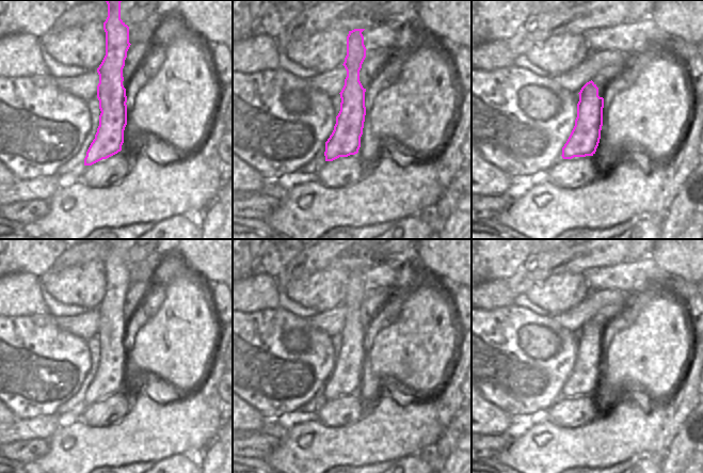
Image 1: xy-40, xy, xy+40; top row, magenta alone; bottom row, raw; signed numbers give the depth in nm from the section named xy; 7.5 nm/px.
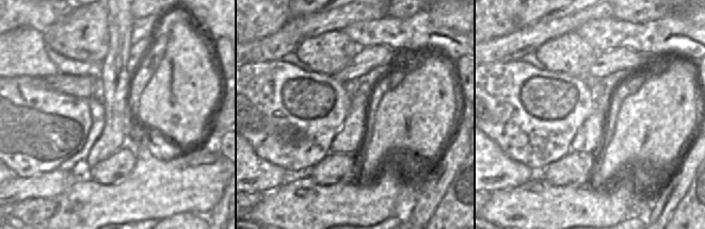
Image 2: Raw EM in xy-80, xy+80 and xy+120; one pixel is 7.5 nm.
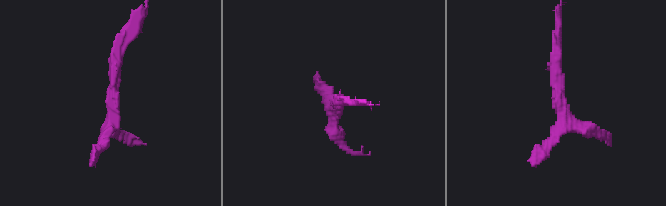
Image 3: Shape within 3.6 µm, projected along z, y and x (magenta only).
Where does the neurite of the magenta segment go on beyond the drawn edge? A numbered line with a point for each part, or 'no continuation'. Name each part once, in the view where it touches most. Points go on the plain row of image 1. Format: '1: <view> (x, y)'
no continuation

